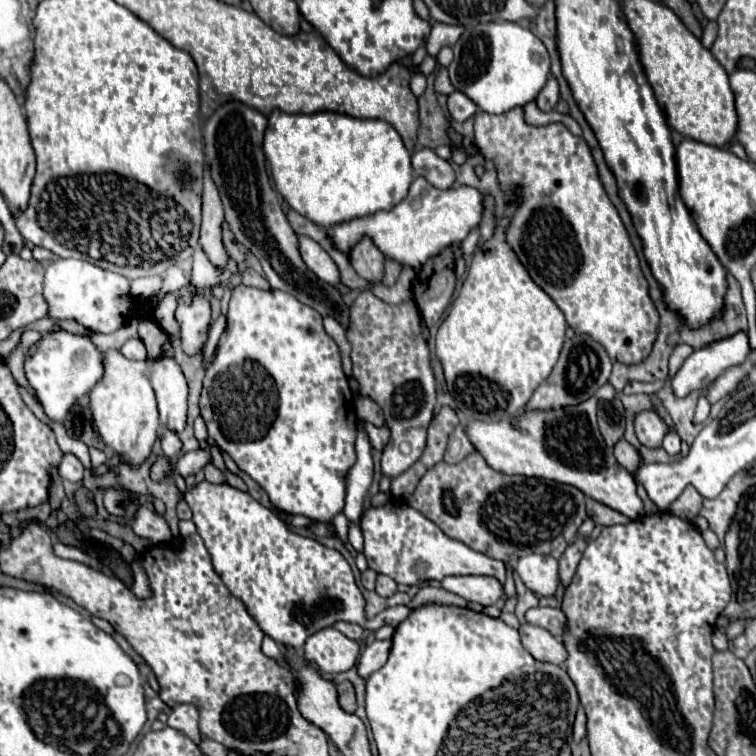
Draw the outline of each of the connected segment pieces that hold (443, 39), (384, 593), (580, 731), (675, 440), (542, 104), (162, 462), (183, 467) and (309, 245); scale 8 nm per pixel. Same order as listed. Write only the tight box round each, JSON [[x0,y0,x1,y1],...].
[[426,22,466,56],[376,576,398,598],[574,708,586,742],[662,430,680,456],[536,76,560,112],[152,456,172,480],[176,450,210,478],[300,236,340,284]]

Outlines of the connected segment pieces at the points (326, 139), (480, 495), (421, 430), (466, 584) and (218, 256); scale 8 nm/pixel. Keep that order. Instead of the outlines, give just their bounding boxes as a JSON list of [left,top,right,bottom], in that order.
[[264,108,414,228],[408,452,588,562],[350,292,436,478],[442,576,504,606],[200,168,228,268]]

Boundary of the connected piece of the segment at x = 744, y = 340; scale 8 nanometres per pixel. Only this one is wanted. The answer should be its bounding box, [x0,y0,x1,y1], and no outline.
[672,330,748,398]

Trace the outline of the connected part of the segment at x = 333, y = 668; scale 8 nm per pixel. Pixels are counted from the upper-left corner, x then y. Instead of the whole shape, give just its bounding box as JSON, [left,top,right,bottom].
[304,628,358,674]

